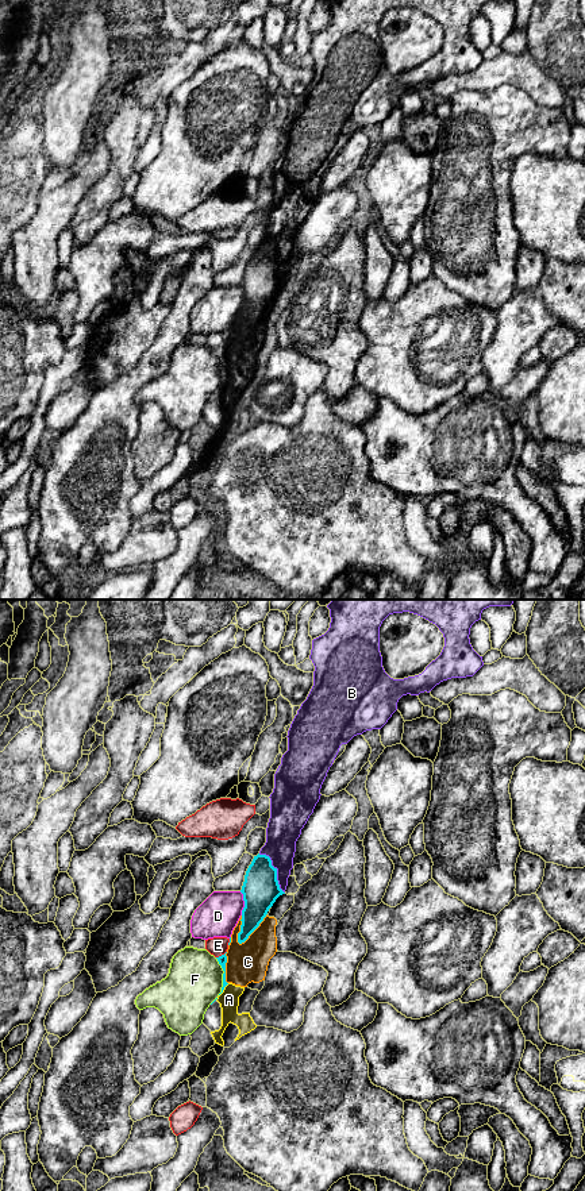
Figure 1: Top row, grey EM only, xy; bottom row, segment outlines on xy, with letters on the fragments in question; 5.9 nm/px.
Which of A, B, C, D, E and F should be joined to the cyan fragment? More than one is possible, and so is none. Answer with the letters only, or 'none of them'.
none of them

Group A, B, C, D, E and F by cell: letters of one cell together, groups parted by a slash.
A B C / D / E / F

